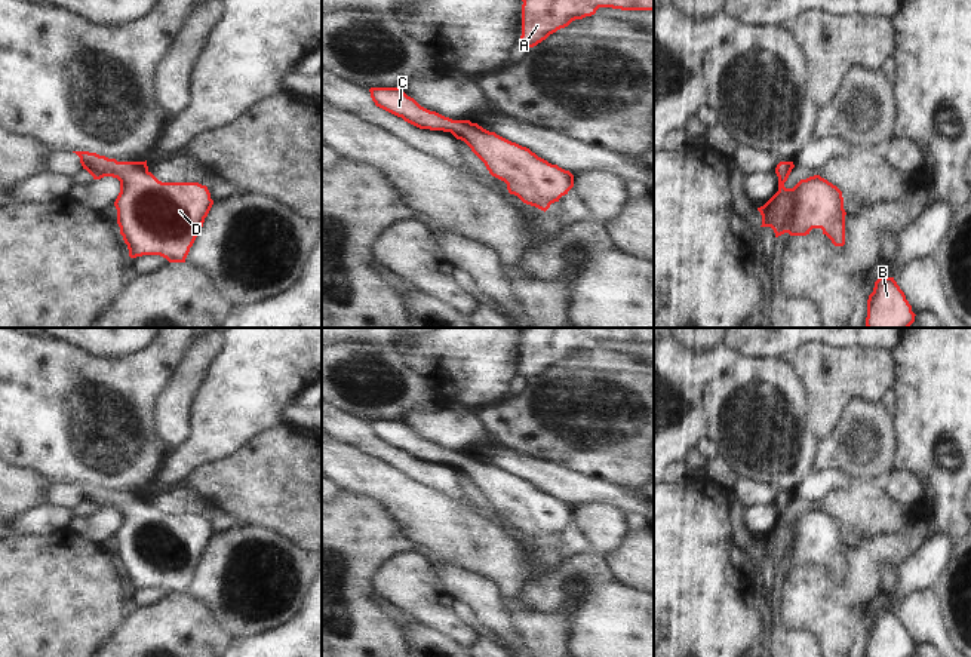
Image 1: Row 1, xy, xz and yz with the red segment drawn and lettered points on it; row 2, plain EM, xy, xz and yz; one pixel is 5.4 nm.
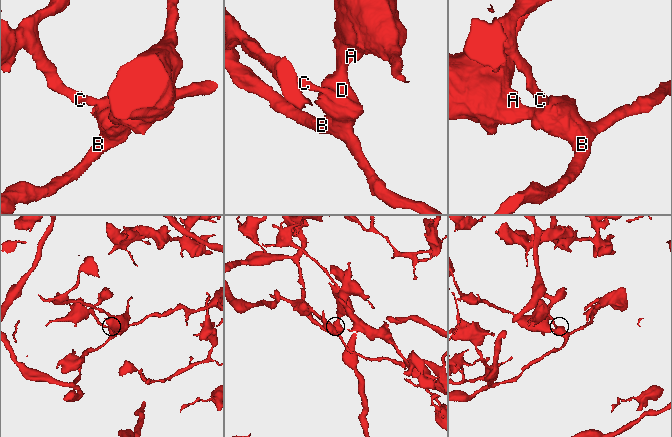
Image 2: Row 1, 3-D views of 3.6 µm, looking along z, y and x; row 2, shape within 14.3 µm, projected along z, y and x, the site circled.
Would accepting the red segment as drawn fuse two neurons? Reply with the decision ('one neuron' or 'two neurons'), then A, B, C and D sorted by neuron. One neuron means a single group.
one neuron; groups A B C D

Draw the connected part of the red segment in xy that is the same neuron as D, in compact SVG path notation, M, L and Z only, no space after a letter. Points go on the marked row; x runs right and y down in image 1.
M73 151L80 157L83 169L93 179L113 176L120 181L120 193L114 202L120 234L129 249L129 257L160 255L169 263L185 263L199 230L203 227L213 200L206 185L199 182L162 182L145 162L117 162L96 153Z

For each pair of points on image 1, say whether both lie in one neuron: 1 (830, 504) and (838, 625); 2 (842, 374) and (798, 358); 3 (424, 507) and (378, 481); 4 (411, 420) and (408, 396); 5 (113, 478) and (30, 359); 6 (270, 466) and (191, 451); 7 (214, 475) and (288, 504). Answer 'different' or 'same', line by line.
1: different
2: same
3: same
4: different
5: same
6: different
7: same

